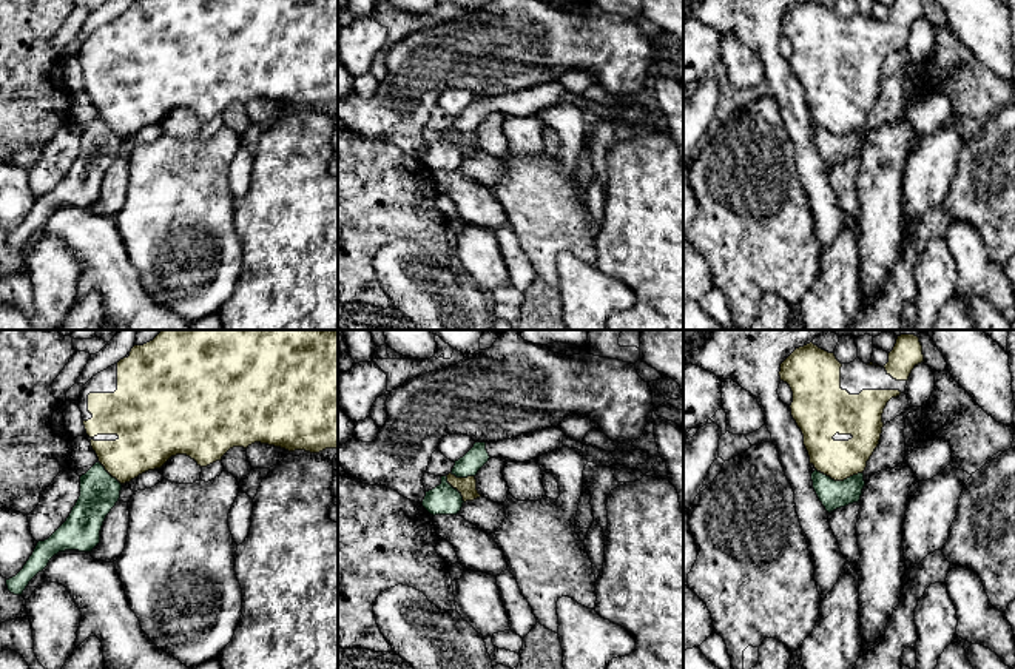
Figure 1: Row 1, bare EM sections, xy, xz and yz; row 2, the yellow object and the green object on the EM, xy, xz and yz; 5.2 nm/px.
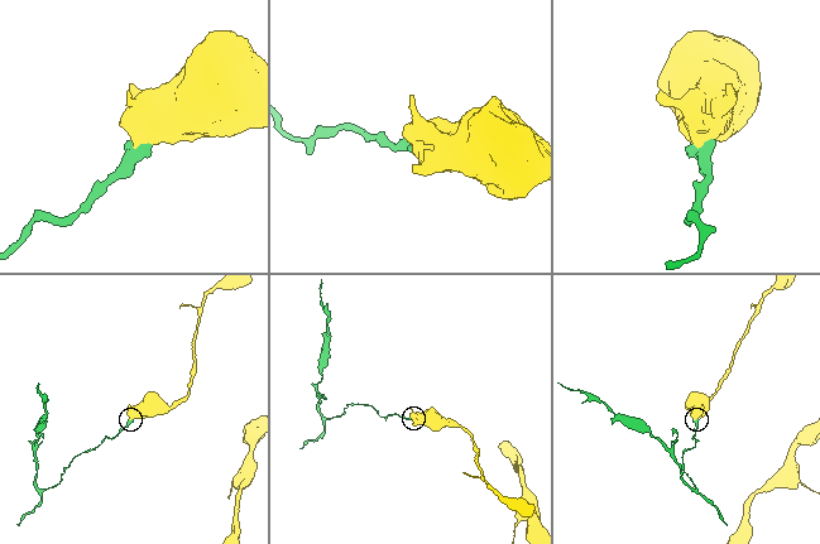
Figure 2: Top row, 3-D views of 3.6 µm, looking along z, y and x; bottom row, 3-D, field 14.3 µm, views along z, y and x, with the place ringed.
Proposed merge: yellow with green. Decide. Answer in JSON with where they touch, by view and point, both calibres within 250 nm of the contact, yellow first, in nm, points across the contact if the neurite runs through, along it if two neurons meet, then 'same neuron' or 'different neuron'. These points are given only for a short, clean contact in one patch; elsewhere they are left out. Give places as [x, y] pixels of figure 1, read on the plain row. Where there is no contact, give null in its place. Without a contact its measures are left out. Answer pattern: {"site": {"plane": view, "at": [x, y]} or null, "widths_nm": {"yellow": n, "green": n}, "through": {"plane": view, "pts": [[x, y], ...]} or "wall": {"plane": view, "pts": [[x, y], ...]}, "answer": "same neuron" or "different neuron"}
{"site": {"plane": "yz", "at": [839, 134]}, "widths_nm": {"yellow": 200, "green": 150}, "wall": {"plane": "yz", "pts": [[816, 124], [835, 134], [846, 134], [861, 128]]}, "answer": "different neuron"}

